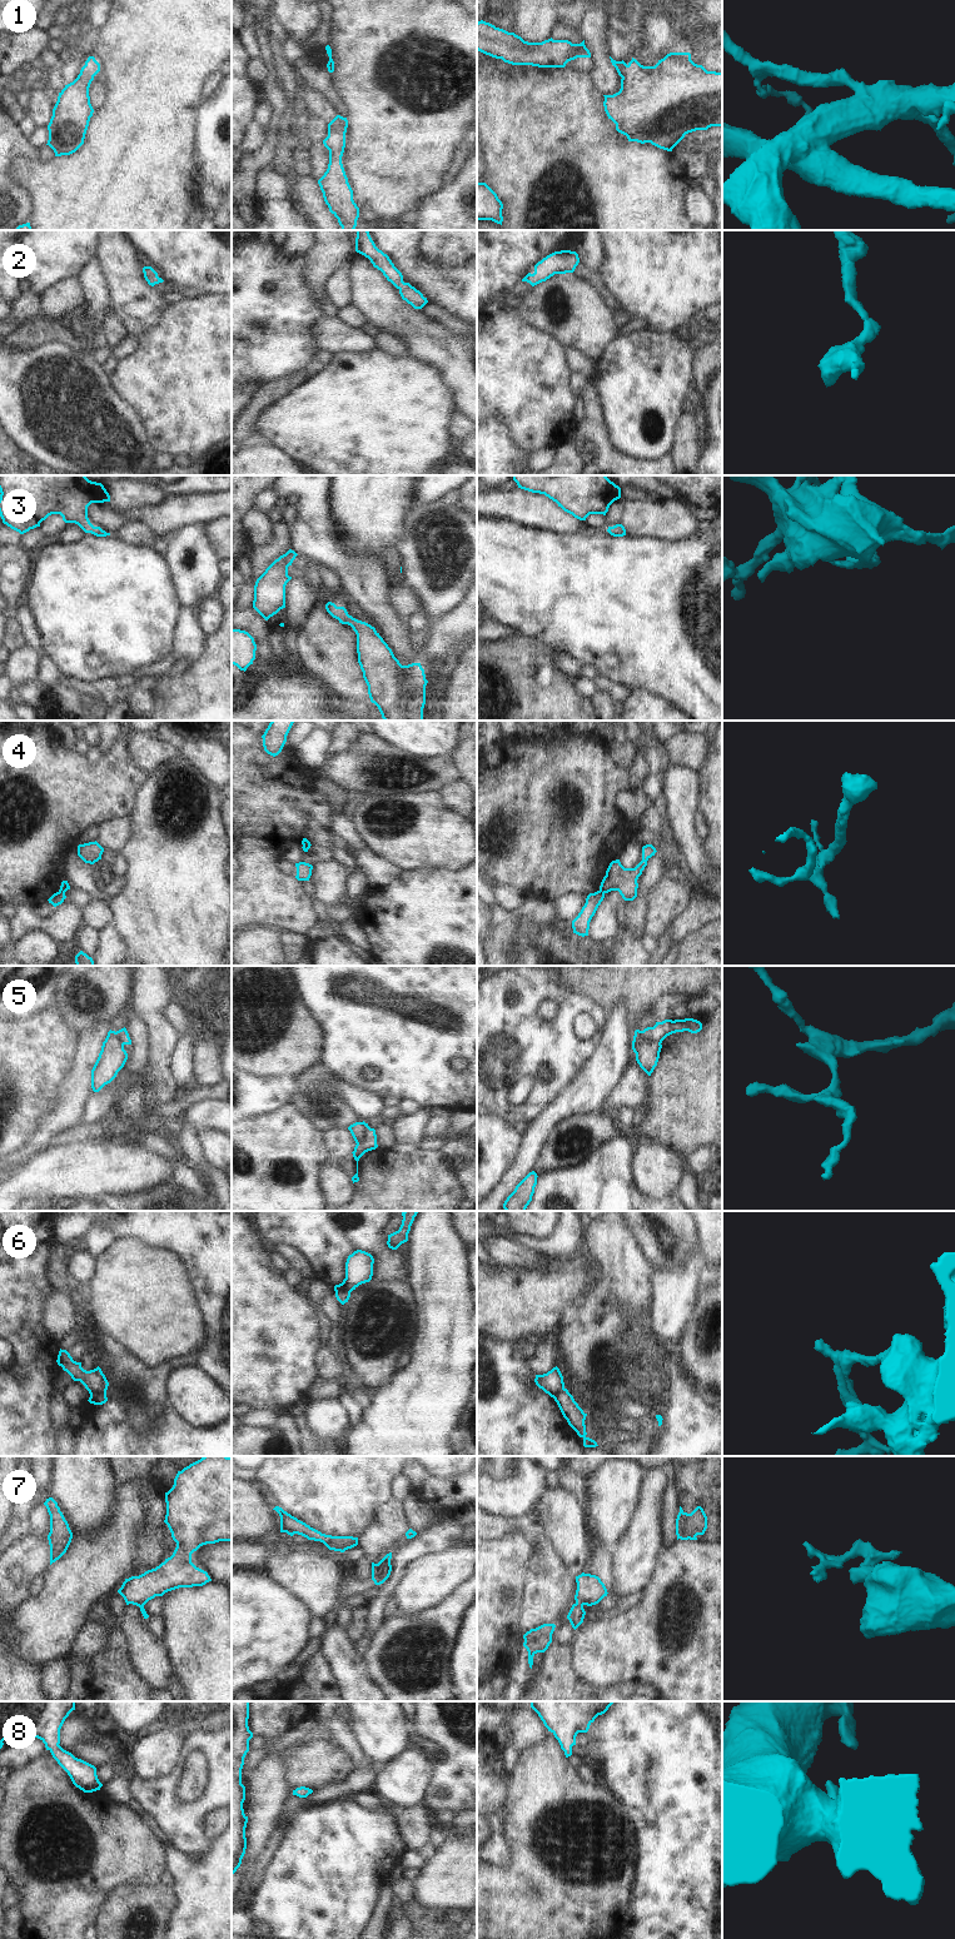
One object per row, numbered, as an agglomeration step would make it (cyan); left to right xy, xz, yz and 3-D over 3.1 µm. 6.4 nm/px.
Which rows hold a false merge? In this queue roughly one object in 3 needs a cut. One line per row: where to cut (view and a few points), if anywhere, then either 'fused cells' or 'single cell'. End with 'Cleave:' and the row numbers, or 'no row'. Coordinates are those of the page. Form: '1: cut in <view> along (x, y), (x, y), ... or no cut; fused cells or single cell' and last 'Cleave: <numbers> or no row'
1: no cut; single cell
2: no cut; single cell
3: no cut; single cell
4: cut in yz along (598, 891), (603, 893); fused cells
5: cut in yz along (640, 1031), (640, 1036), (643, 1040), (660, 1043); fused cells
6: cut in xy along (90, 1392), (98, 1392), (105, 1397); fused cells
7: cut in yz along (576, 1601), (582, 1605); fused cells
8: no cut; single cell
Cleave: 4, 5, 6, 7

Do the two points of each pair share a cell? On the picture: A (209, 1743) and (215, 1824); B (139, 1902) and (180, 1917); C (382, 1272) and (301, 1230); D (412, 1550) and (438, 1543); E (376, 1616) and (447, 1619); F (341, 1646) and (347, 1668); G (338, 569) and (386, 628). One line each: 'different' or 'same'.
A: different
B: different
C: same
D: same
E: different
F: same
G: same

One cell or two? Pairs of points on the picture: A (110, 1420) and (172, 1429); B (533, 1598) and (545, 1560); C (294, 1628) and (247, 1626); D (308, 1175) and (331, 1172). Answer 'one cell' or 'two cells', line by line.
A: one cell
B: one cell
C: one cell
D: two cells

